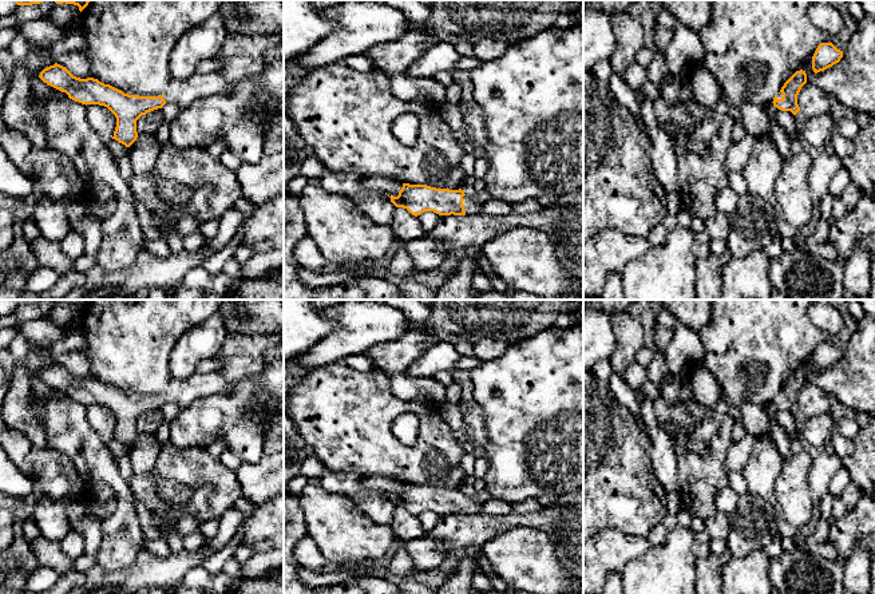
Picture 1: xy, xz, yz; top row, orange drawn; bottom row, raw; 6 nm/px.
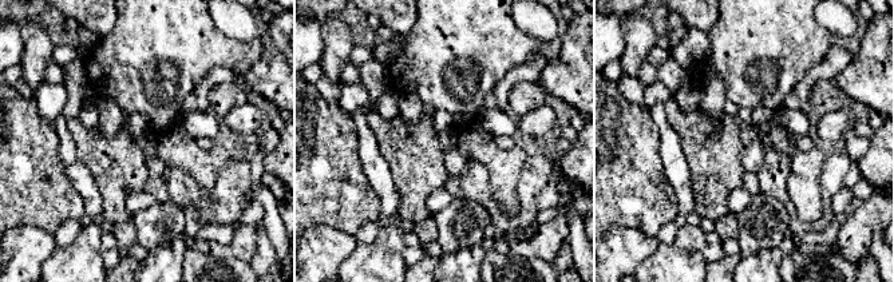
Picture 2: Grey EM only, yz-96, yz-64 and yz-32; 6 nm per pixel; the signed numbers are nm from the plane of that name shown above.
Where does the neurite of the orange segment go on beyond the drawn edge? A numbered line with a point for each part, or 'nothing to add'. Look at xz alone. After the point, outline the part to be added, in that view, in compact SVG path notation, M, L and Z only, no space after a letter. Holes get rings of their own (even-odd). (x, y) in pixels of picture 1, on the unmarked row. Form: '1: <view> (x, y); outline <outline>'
1: xz (472, 505); outline M486 490L478 491L476 496L464 495L463 504L467 515L479 514L486 502L491 499Z

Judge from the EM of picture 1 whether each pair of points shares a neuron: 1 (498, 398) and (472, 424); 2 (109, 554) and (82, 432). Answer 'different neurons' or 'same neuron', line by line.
1: different neurons
2: same neuron

